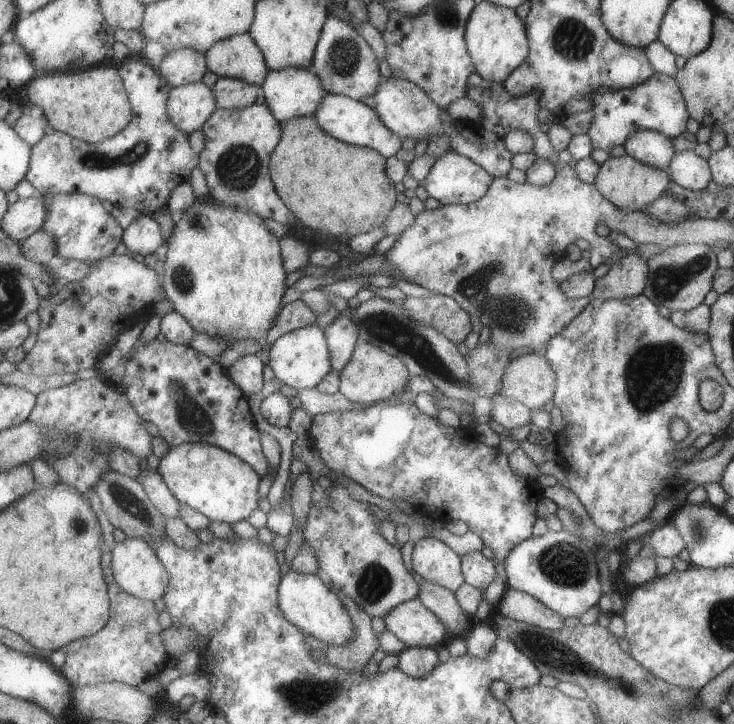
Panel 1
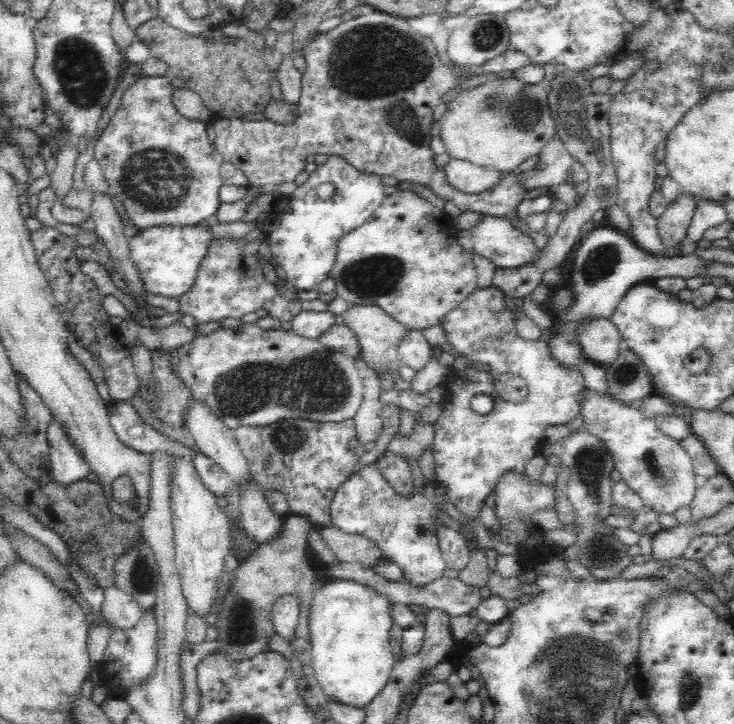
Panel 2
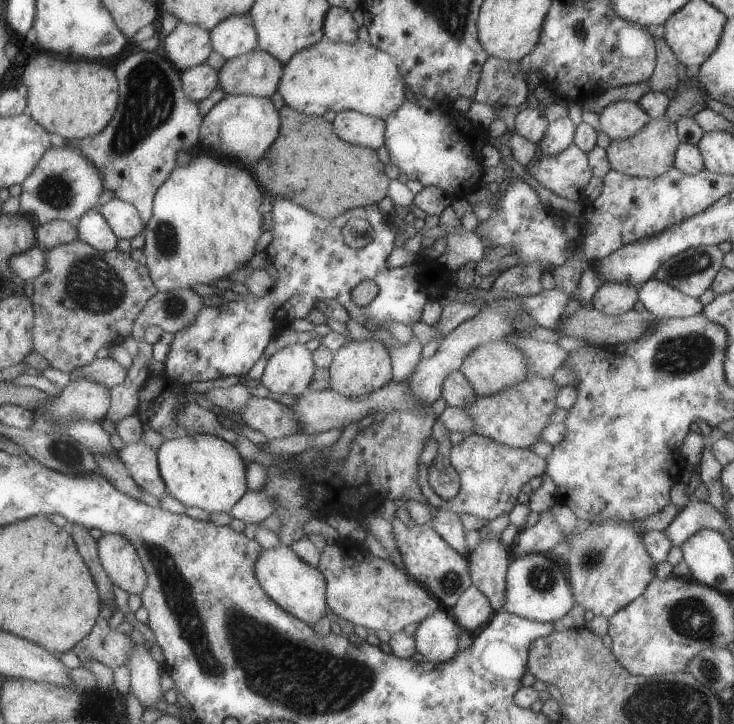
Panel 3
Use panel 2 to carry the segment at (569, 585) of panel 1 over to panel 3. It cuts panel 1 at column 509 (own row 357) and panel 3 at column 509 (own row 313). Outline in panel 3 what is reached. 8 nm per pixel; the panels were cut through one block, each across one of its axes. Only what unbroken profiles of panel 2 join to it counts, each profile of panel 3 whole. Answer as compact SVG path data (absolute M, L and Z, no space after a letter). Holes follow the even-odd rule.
M538 553L511 558L506 571L502 611L523 619L553 624L559 618L567 615L572 606L574 603L560 560L553 557L549 562L545 556Z

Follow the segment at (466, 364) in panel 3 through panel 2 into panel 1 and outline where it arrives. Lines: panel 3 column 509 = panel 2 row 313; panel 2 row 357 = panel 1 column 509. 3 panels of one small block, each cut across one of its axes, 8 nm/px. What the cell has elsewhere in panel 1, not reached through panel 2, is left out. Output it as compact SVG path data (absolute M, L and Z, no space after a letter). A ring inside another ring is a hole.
M526 353L513 360L509 360L505 365L505 370L501 375L500 394L509 400L514 400L523 404L531 411L541 408L547 400L550 400L555 392L555 374L551 364L545 360L545 356L535 353Z

